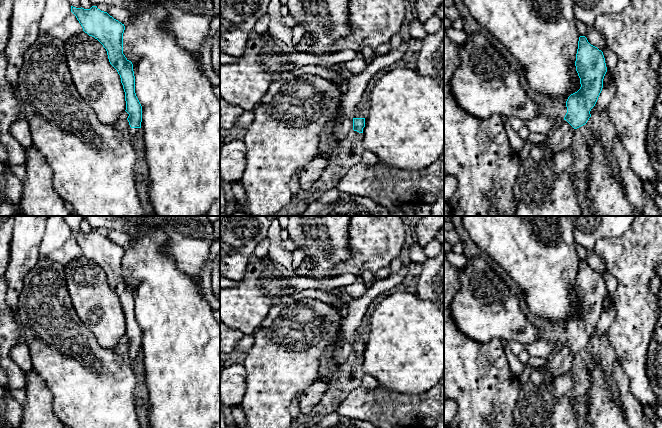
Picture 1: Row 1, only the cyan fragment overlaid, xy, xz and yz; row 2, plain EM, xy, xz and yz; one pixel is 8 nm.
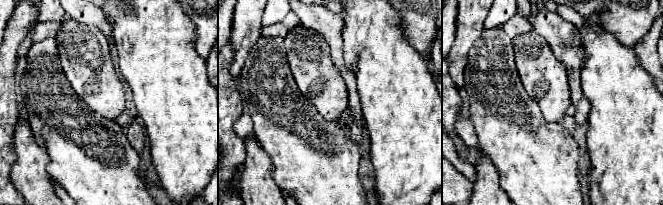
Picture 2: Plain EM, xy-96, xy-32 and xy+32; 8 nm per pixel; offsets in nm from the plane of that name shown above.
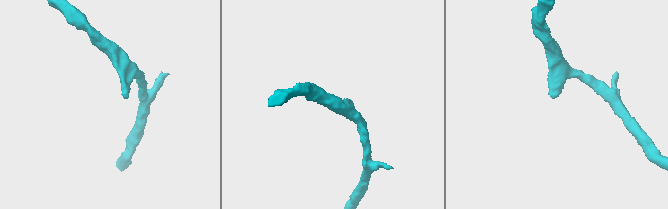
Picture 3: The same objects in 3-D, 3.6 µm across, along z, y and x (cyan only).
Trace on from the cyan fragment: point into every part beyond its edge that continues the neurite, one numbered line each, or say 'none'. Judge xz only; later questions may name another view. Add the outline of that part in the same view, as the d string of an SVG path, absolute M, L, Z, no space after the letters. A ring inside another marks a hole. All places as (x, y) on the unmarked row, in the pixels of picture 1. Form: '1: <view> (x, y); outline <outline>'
1: xz (361, 334); outline M360 329L357 334L353 337L352 342L365 342L366 341L366 330Z

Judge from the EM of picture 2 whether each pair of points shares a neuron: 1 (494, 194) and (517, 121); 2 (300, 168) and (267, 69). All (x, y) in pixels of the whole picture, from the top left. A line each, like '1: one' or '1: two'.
1: two
2: one

